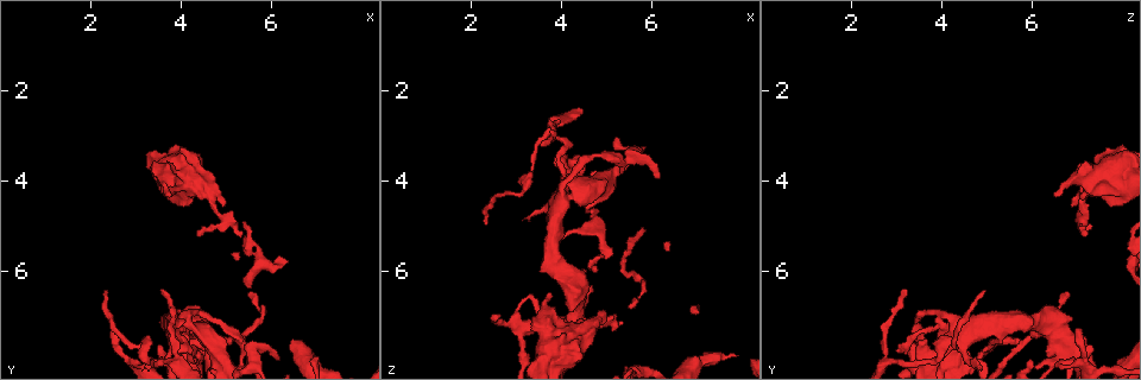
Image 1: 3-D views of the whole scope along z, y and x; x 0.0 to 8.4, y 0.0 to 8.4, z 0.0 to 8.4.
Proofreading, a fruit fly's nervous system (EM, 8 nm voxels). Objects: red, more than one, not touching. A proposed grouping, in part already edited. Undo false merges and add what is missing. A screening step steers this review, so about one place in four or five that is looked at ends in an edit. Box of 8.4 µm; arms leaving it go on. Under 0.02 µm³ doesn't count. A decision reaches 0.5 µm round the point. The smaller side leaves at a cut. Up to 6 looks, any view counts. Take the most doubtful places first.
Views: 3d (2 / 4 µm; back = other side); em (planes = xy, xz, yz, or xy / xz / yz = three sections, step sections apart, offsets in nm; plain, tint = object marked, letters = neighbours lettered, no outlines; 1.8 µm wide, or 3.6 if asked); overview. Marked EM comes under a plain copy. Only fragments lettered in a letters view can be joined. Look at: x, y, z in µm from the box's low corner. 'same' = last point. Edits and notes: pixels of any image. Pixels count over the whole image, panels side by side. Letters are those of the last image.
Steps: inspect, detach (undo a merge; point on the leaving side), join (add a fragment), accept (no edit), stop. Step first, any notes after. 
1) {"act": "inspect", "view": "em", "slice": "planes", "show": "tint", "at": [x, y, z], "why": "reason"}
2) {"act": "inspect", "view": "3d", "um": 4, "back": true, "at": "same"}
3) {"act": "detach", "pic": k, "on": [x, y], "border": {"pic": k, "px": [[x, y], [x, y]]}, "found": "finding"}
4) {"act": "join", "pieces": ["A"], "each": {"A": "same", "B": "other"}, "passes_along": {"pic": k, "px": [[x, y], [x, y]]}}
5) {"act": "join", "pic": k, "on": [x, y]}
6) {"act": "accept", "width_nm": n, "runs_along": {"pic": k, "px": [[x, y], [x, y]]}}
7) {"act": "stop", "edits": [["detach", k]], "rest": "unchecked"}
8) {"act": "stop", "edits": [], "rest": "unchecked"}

{"act": "inspect", "view": "3d", "um": 4, "at": [2.55, 7.30, 7.00], "why": "branch stops here"}

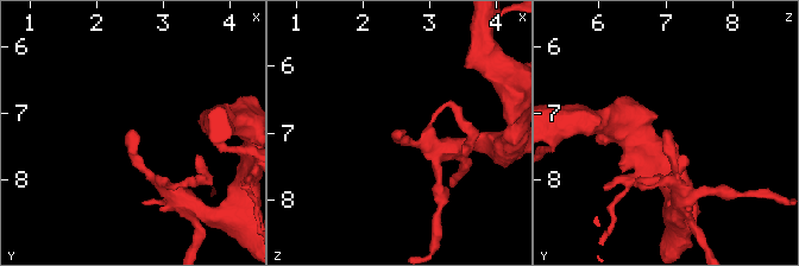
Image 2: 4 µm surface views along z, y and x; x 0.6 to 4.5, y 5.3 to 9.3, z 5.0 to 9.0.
{"act": "inspect", "view": "em", "slice": "yz", "step": 16, "show": "tint", "at": [2.55, 7.25, 6.95], "why": "now the EM"}

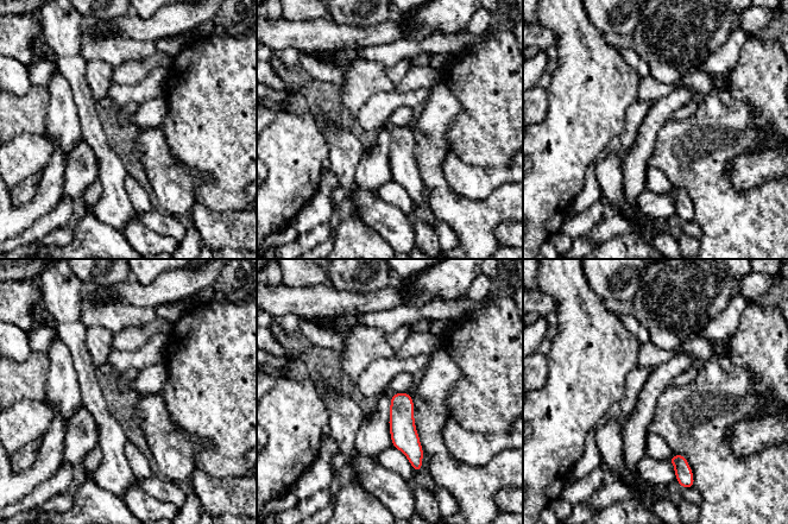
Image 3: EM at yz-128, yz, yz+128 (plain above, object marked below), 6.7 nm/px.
{"act": "inspect", "view": "em", "slice": "planes", "show": "letters", "at": "same", "why": "cut it another way"}

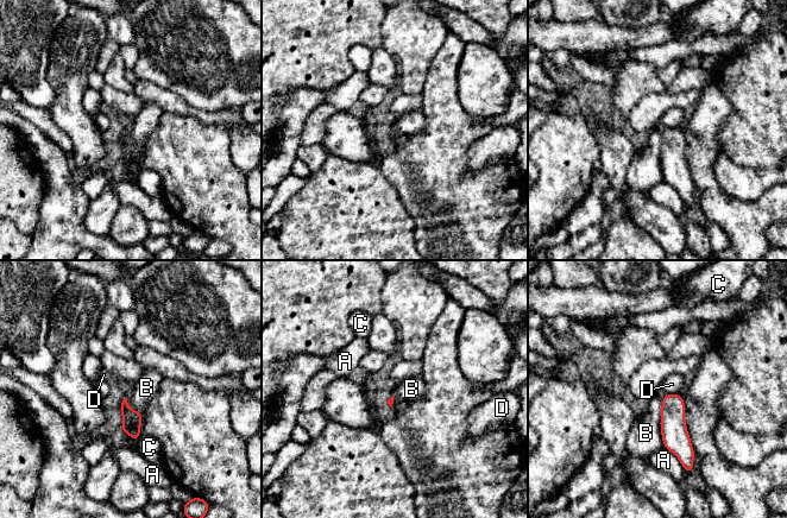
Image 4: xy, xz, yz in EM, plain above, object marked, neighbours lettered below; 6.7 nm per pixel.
{"act": "accept", "each": {"A": "other", "B": "other", "C": "other", "D": "other"}, "border": {"pic": 4, "px": [[663, 393], [660, 412], [662, 446]]}, "found": "no lettered fragment goes on from it"}

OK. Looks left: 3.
{"act": "inspect", "view": "em", "slice": "xy", "step": 16, "show": "tint", "at": [4.70, 4.55, 7.10], "why": "thick turns thin"}

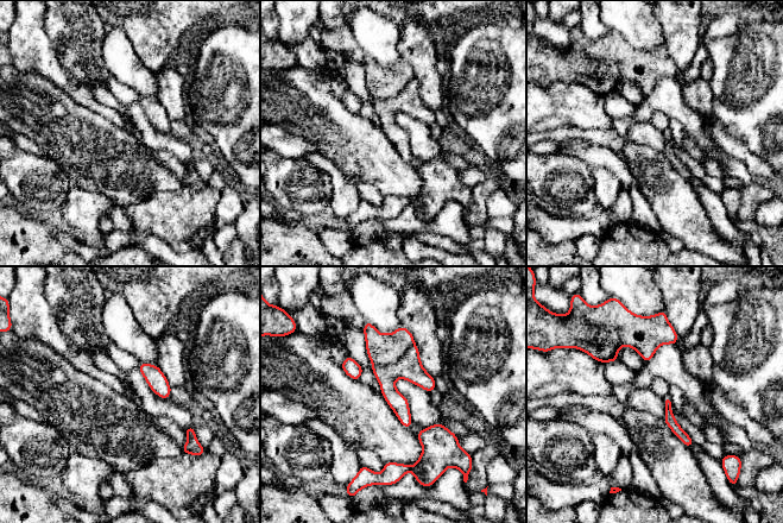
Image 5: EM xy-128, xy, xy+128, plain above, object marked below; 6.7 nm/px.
{"act": "inspect", "view": "em", "slice": "xy", "step": 16, "show": "letters", "at": "same", "why": "see the neighbours"}

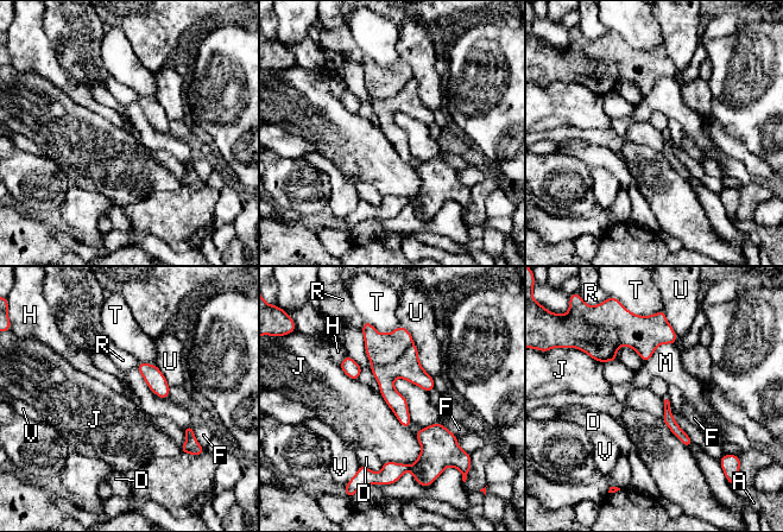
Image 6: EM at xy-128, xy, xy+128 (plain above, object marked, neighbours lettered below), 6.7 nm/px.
{"act": "accept", "width_nm": 50, "each": {"A": "other", "D": "other", "F": "other", "H": "other", "J": "other", "M": "other", "R": "other", "T": "other", "U": "other", "V": "other"}, "runs_along": {"pic": 6, "px": [[664, 399], [668, 419], [689, 443]]}, "found": "continuous, no second neuron"}

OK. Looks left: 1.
{"act": "stop", "edits": [], "rest": "unchecked"}

